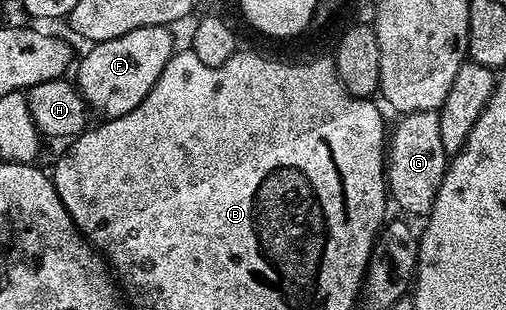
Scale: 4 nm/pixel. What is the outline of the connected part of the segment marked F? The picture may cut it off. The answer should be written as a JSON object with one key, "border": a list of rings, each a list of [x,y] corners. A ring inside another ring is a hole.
{"border":[[[167,25],[138,27],[138,31],[126,31],[126,35],[118,35],[118,39],[95,42],[81,61],[79,58],[74,69],[74,84],[89,107],[104,109],[105,118],[121,117],[134,111],[134,107],[150,95],[150,87],[158,83],[162,67],[166,67],[172,54],[177,52],[172,32]]]}

